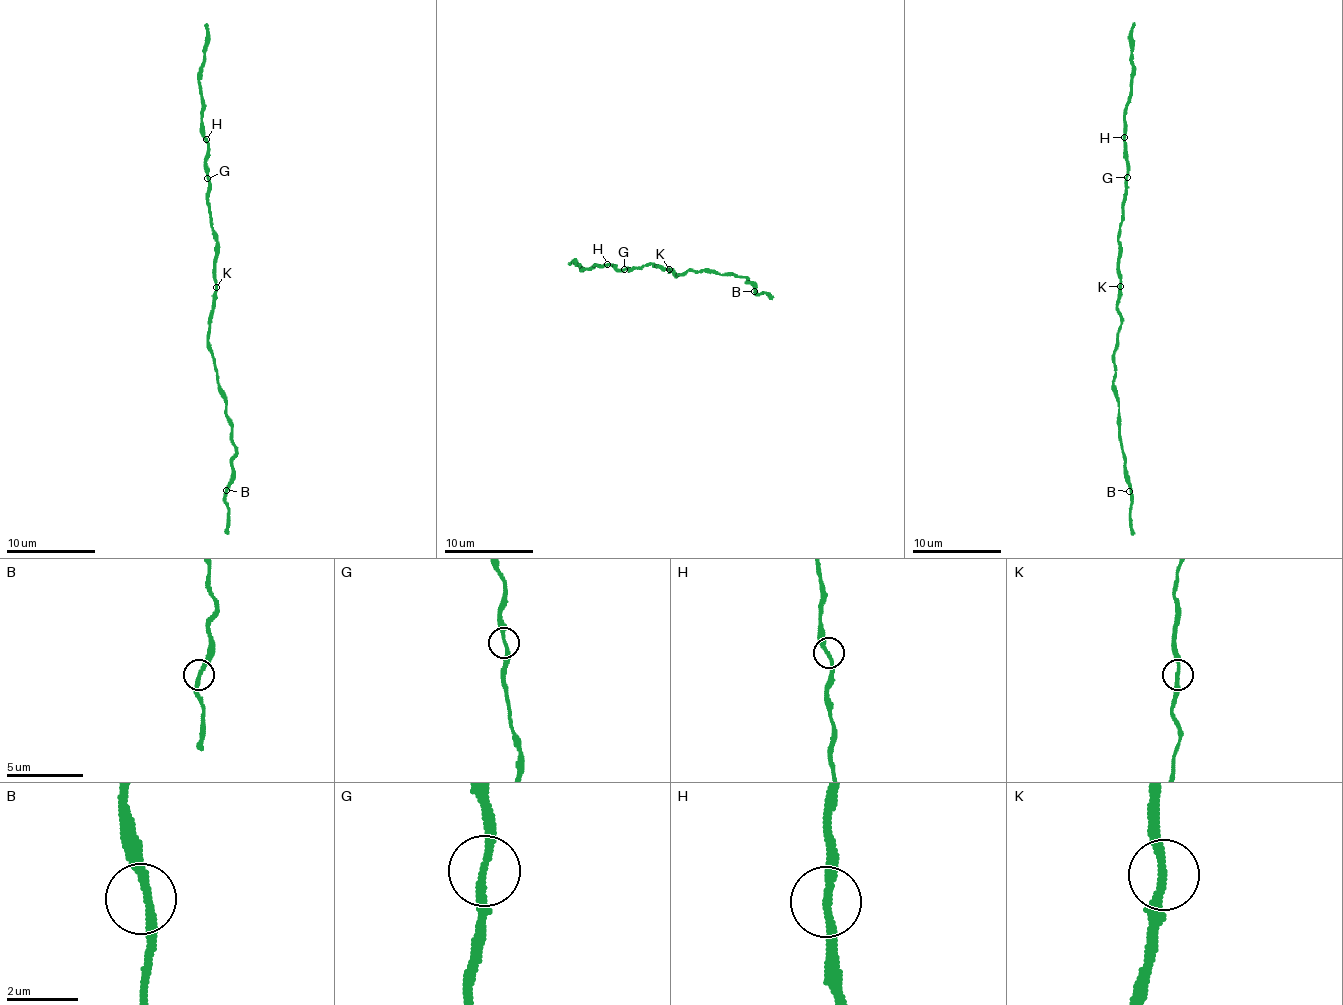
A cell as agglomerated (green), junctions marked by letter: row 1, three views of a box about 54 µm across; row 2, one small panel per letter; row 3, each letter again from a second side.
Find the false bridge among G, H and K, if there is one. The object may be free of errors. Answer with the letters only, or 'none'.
none

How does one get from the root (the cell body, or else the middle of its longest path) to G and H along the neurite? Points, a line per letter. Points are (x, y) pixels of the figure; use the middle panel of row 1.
G: (667, 269), (647, 263), (624, 269)
H: (667, 269), (647, 263), (623, 269), (607, 264)

